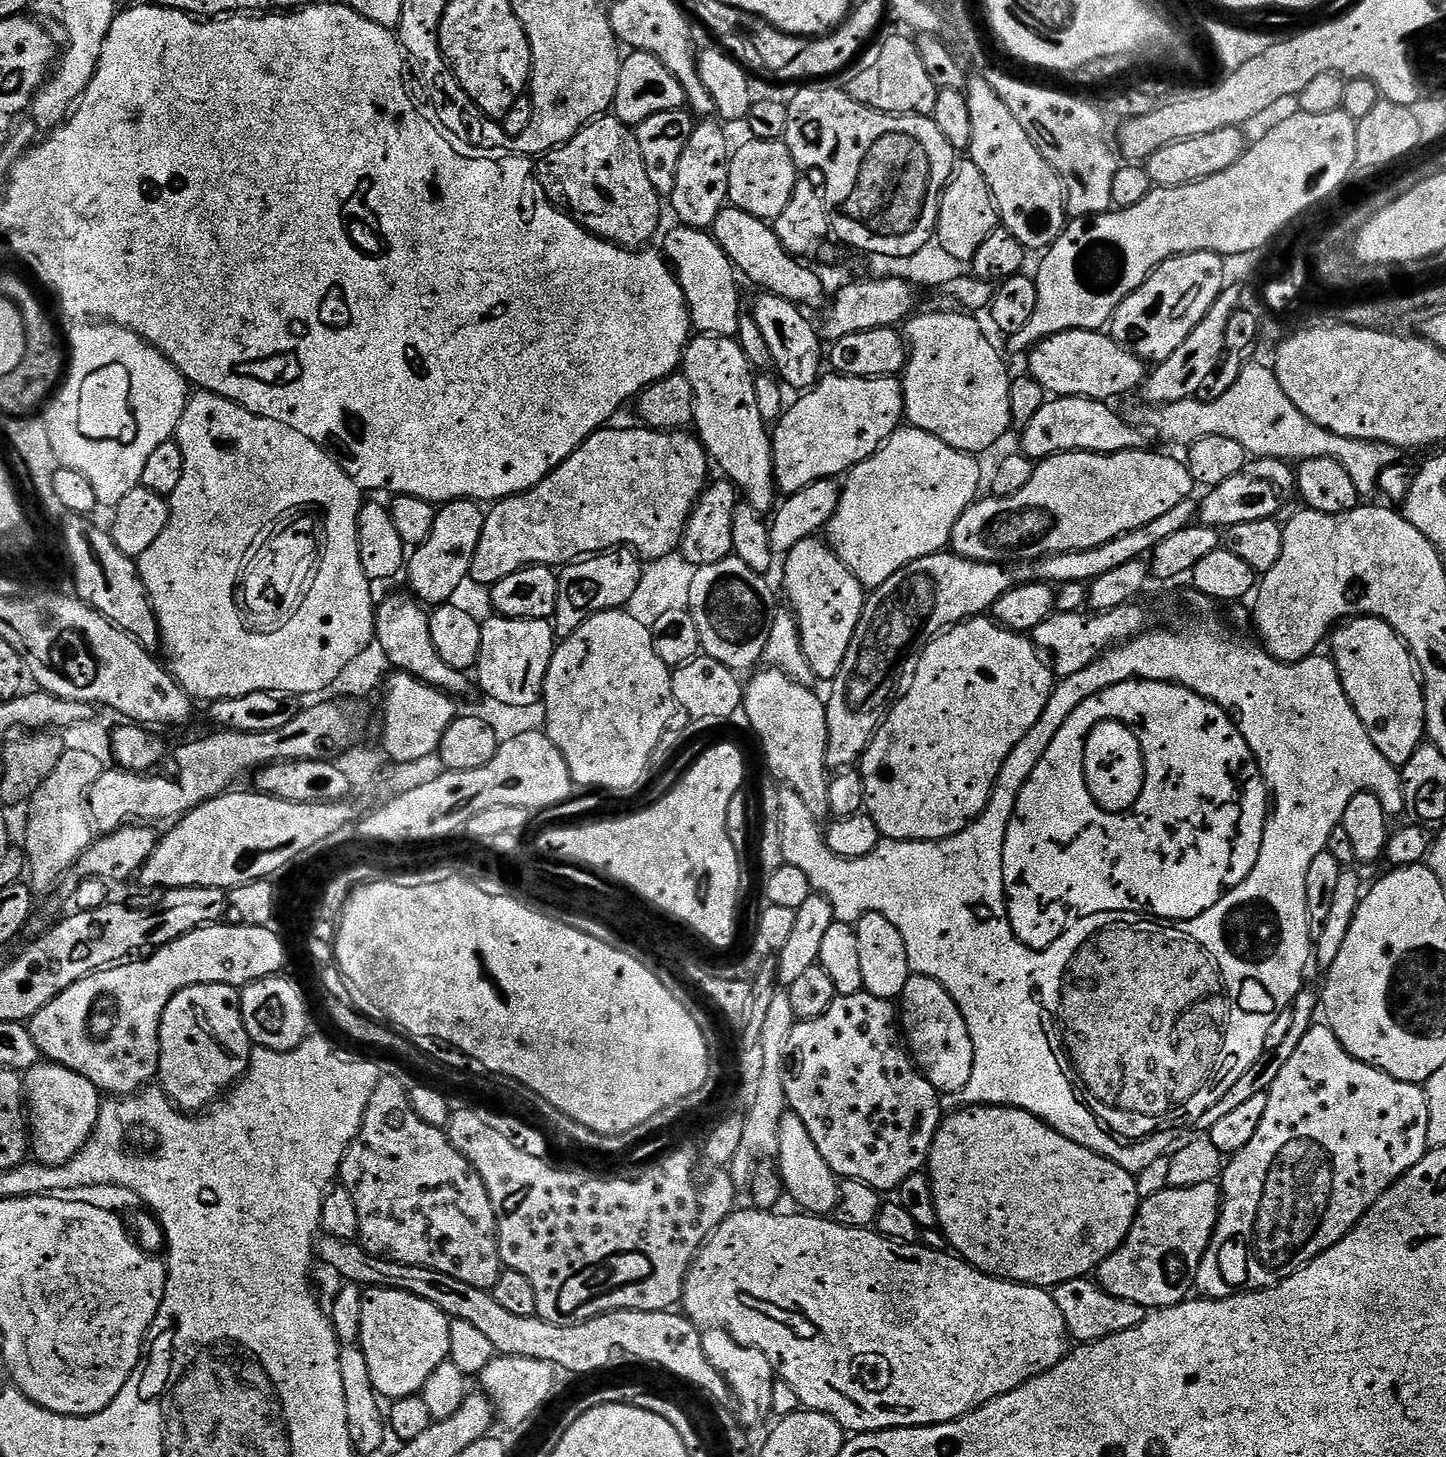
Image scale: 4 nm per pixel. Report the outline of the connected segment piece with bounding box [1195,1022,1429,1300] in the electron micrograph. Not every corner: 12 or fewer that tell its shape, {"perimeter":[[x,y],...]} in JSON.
{"perimeter":[[1313,1023],[1222,1173],[1201,1297],[1273,1288],[1428,1147]]}

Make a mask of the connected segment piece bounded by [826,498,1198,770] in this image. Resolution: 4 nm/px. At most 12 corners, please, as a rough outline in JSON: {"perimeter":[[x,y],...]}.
{"perimeter":[[1192,498],[1102,546],[1011,567],[951,550],[865,599],[826,696],[829,769],[863,757],[941,632],[1016,584],[1094,581],[1197,516]]}

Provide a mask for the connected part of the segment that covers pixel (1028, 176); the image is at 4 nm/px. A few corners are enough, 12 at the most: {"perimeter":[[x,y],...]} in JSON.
{"perimeter":[[969,79],[970,146],[1025,250],[1070,220],[1060,173],[987,79]]}

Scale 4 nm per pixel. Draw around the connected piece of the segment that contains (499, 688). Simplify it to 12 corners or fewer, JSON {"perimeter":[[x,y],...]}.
{"perimeter":[[547,620],[480,625],[478,688],[537,707],[558,643]]}

